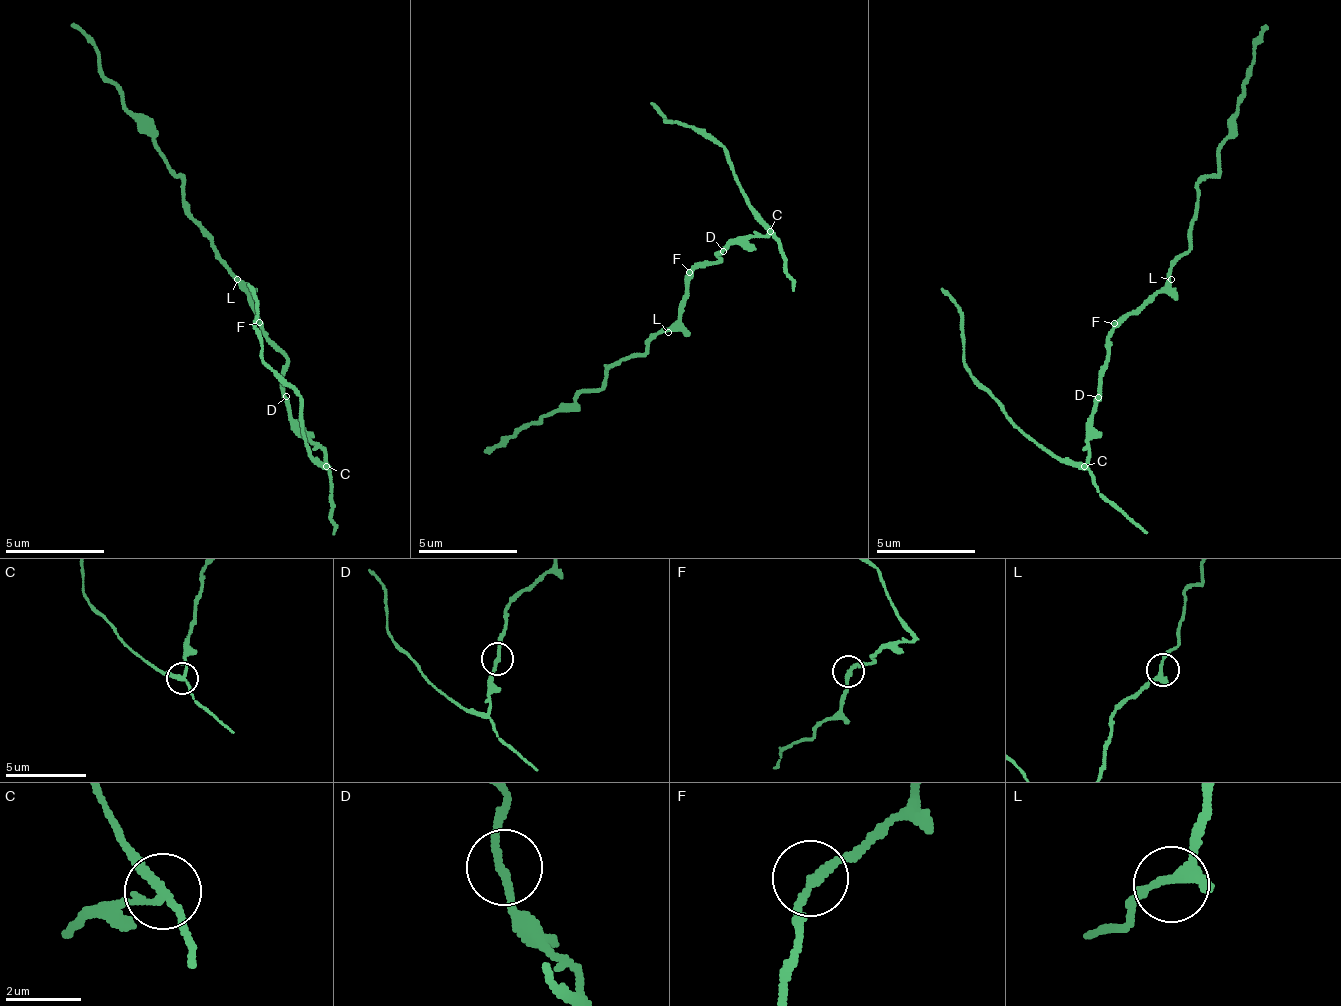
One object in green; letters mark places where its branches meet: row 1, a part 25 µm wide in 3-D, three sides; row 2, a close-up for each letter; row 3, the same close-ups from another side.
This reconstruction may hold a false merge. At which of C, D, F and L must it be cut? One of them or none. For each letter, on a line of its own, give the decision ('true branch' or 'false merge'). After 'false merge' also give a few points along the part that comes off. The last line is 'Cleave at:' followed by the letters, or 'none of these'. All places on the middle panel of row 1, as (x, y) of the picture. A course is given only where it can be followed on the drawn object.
C: false merge; foreign part runs (771, 230), (744, 195), (729, 156), (690, 127), (661, 119), (650, 104)
D: true branch
F: true branch
L: true branch
Cleave at: C

